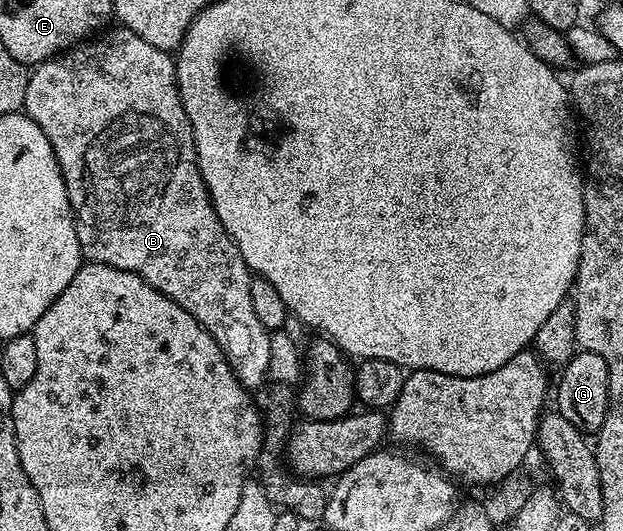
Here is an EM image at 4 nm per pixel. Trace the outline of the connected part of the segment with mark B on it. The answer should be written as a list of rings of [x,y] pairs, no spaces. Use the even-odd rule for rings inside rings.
[[[120,25],[114,26],[114,28],[114,31],[106,30],[104,34],[97,37],[102,37],[102,39],[94,38],[89,41],[94,41],[94,43],[86,42],[84,45],[74,45],[64,53],[55,55],[51,59],[44,59],[43,62],[36,64],[27,81],[27,93],[25,94],[24,114],[30,115],[35,123],[47,133],[47,139],[51,141],[51,147],[59,161],[61,176],[67,185],[69,208],[73,210],[73,218],[77,220],[77,236],[81,242],[81,254],[88,262],[111,265],[115,269],[123,269],[143,277],[152,287],[159,289],[159,293],[163,293],[168,299],[175,301],[183,309],[187,309],[187,313],[191,313],[191,317],[195,317],[195,321],[199,321],[199,325],[203,325],[203,329],[207,329],[207,333],[211,333],[215,345],[219,345],[219,349],[231,365],[238,381],[246,389],[261,386],[264,388],[269,379],[270,332],[266,331],[265,326],[259,322],[255,308],[251,305],[249,266],[243,261],[229,231],[223,229],[213,208],[207,185],[199,173],[191,121],[183,109],[183,101],[177,88],[177,64],[174,56],[170,52],[155,49],[155,45],[147,45],[147,41],[143,41],[143,37],[131,33],[131,29]]]

